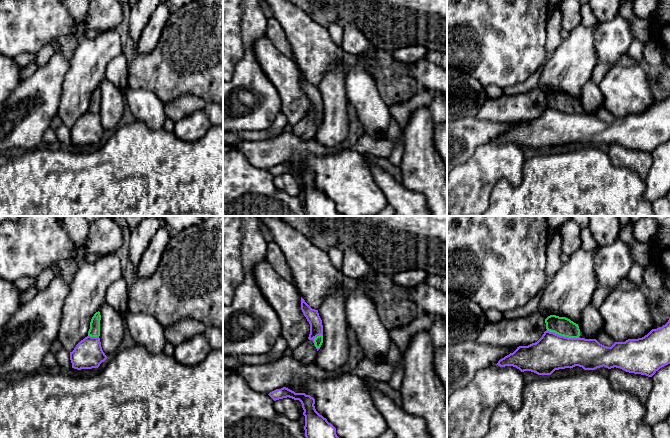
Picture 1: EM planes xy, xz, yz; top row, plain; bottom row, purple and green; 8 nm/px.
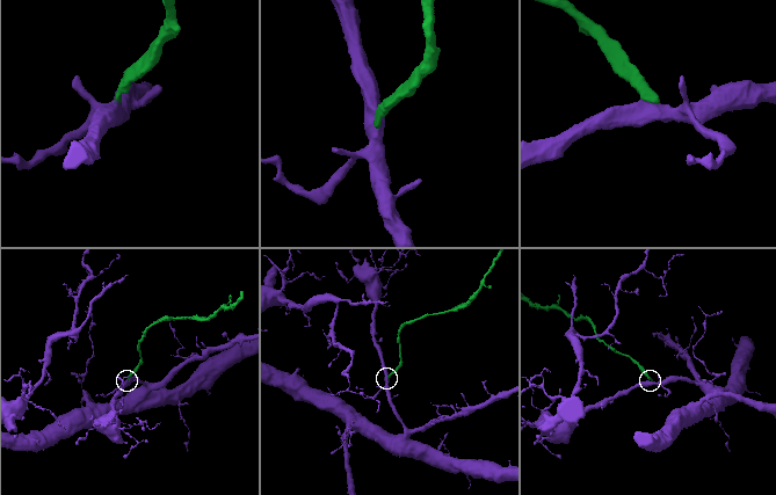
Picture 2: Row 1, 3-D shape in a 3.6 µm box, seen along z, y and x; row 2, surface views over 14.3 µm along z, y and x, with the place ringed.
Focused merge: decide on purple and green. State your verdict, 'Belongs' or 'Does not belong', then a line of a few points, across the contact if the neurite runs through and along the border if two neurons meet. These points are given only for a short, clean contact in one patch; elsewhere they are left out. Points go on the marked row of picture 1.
Does not belong. Line: yz (547, 329), (560, 335), (579, 337)

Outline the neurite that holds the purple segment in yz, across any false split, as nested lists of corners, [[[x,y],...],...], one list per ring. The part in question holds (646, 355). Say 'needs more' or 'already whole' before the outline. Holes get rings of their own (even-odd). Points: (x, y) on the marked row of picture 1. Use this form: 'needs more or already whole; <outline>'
already whole; [[[670,318],[657,329],[638,339],[615,342],[611,347],[600,344],[596,339],[568,338],[546,330],[542,337],[528,346],[517,349],[500,359],[496,365],[513,366],[521,372],[531,371],[538,375],[551,375],[555,370],[582,367],[595,370],[600,367],[620,368],[626,372],[652,377],[660,368],[670,364]]]

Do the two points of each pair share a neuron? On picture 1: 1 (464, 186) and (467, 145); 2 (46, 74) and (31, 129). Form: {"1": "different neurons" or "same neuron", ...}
{"1": "different neurons", "2": "same neuron"}

